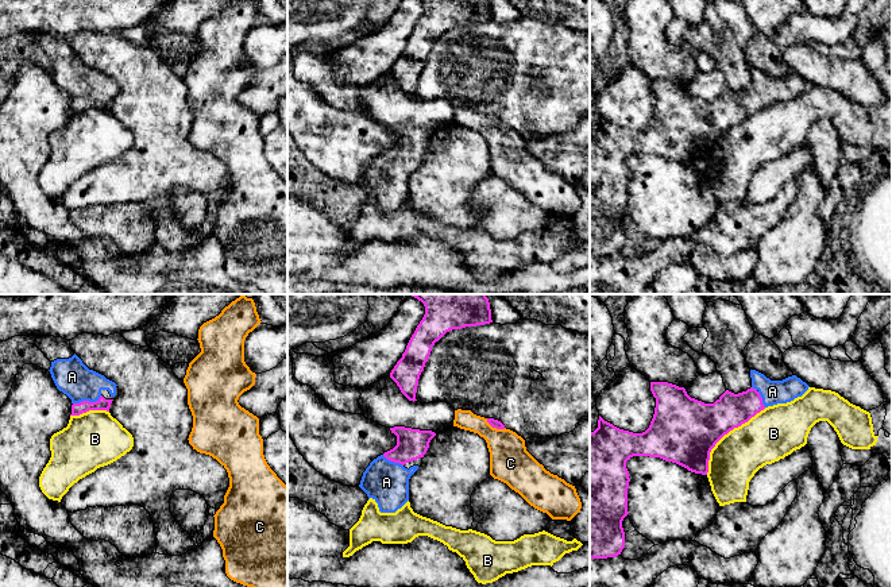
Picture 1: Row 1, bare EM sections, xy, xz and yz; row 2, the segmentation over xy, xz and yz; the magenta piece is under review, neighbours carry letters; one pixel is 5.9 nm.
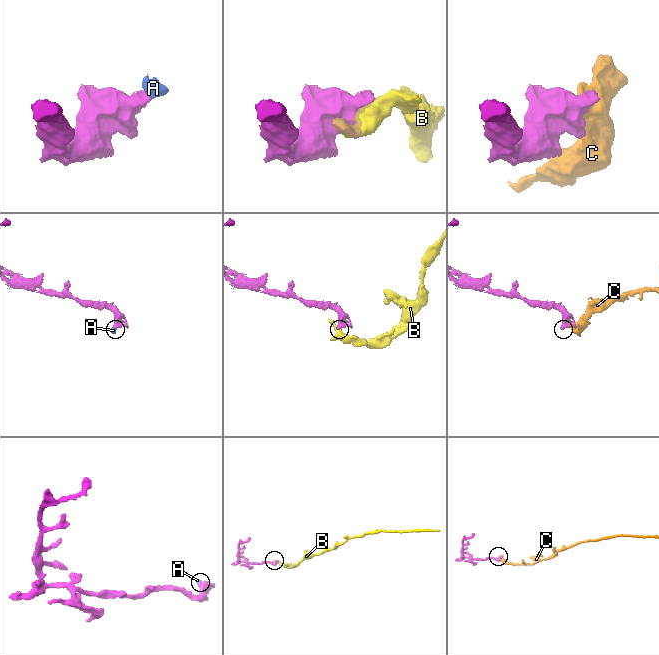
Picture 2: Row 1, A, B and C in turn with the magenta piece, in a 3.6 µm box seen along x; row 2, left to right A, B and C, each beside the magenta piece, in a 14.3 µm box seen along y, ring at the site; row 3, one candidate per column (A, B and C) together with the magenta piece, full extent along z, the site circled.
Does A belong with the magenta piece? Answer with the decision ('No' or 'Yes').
Yes

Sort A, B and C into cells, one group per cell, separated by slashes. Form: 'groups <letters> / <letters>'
groups A / B / C

